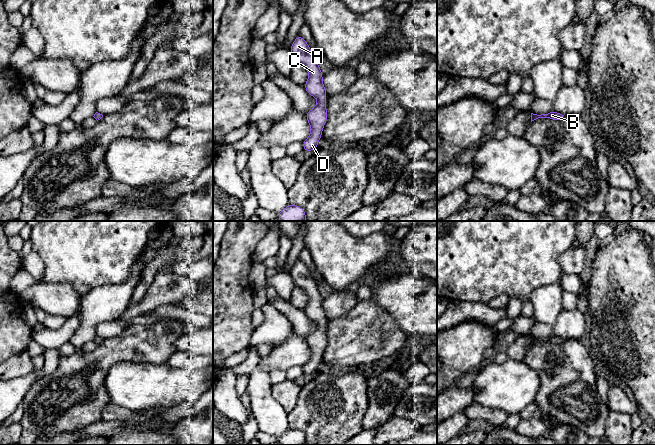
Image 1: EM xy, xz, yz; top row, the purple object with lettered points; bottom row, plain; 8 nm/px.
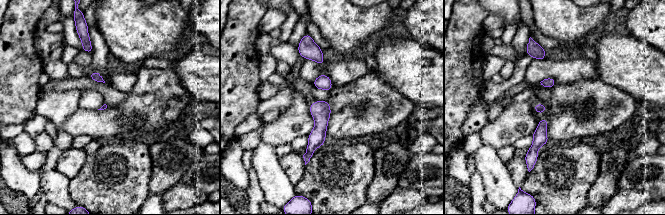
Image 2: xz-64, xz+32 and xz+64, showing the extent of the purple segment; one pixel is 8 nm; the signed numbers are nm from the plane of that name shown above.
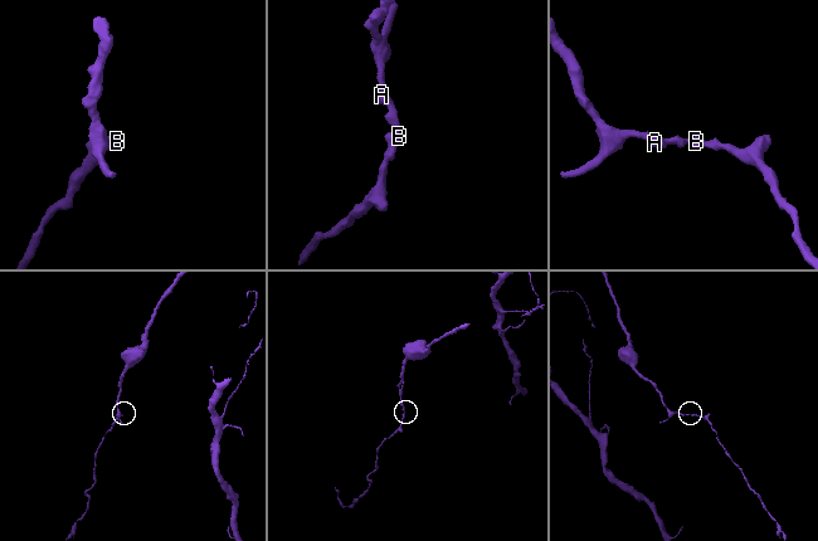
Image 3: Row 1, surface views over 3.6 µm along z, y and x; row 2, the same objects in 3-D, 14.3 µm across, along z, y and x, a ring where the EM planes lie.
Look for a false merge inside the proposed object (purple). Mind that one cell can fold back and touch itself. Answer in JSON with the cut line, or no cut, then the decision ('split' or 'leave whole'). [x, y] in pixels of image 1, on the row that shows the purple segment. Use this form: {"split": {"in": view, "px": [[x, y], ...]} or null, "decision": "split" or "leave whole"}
{"split": null, "decision": "leave whole"}

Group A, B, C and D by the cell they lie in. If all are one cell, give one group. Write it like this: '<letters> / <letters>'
A B C D

